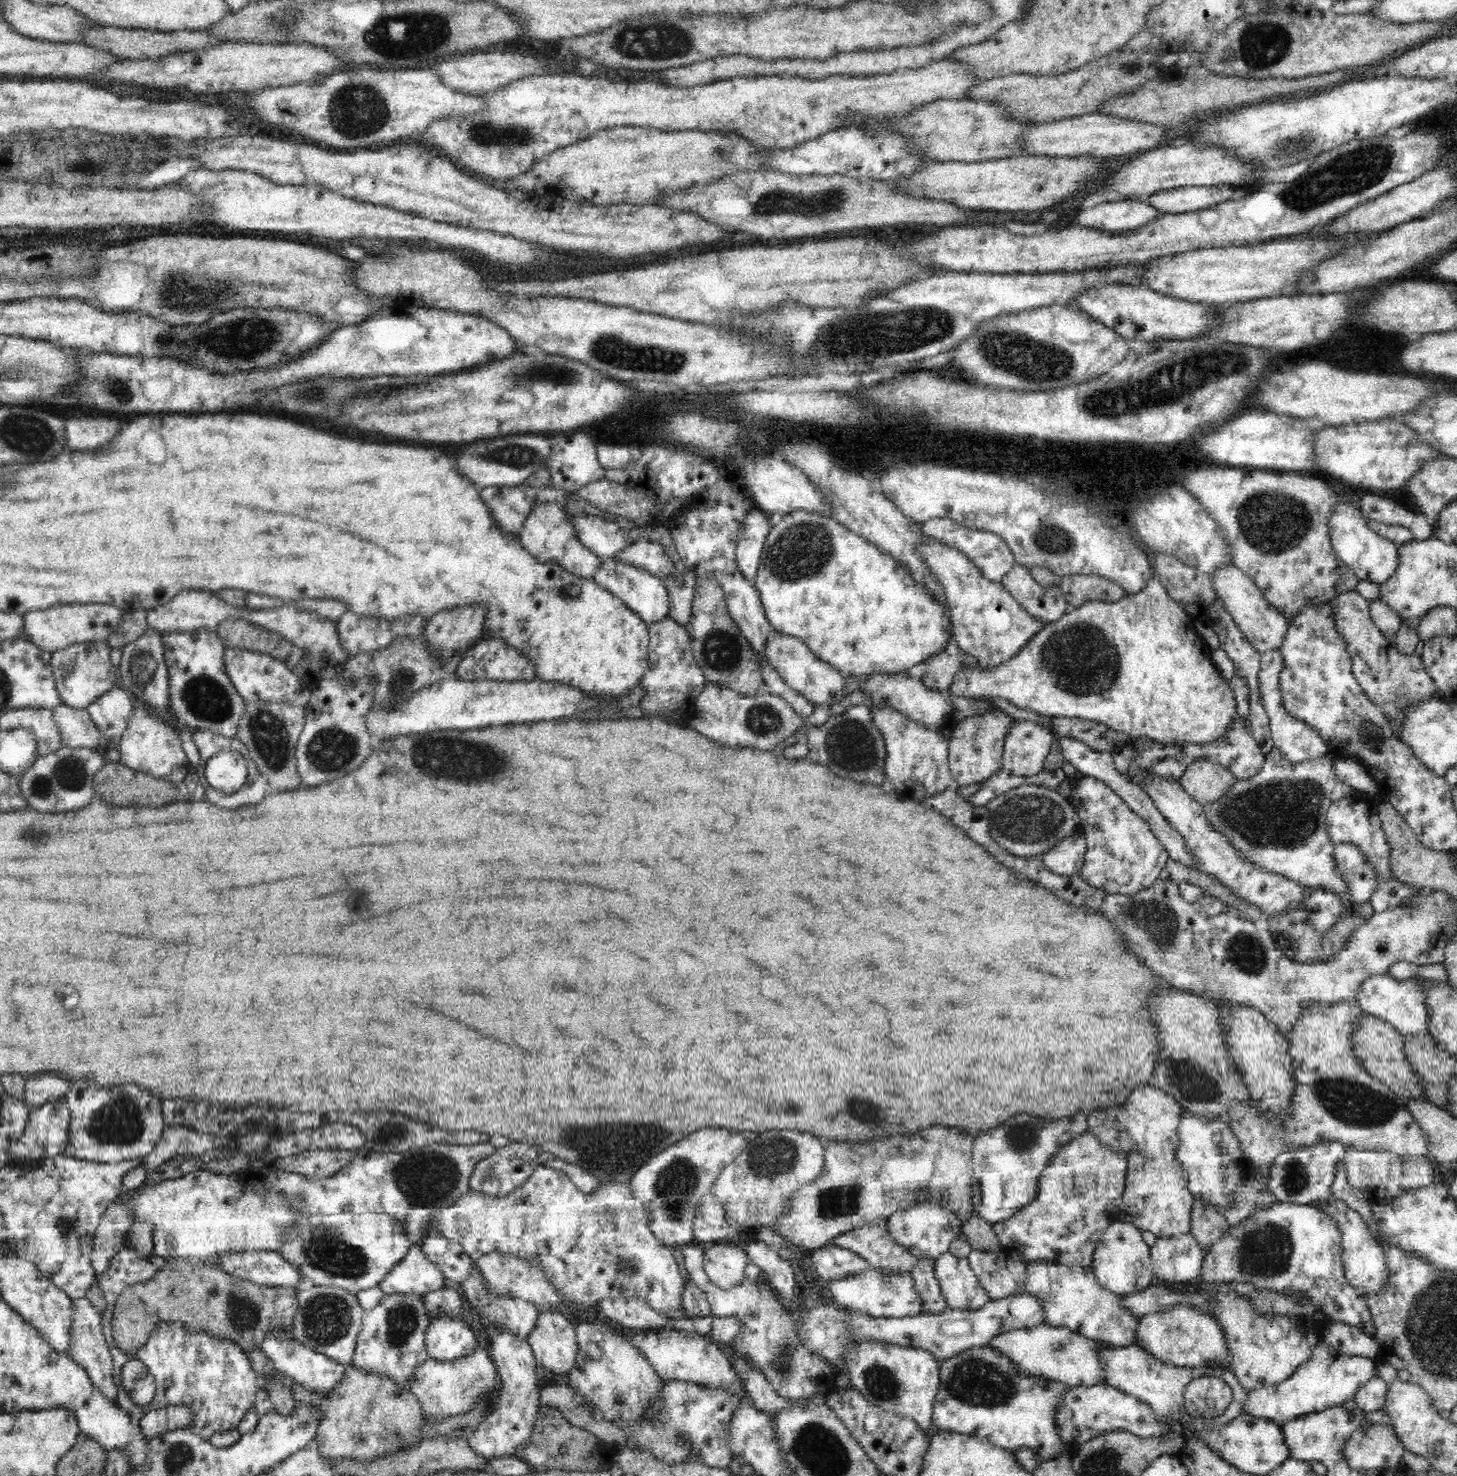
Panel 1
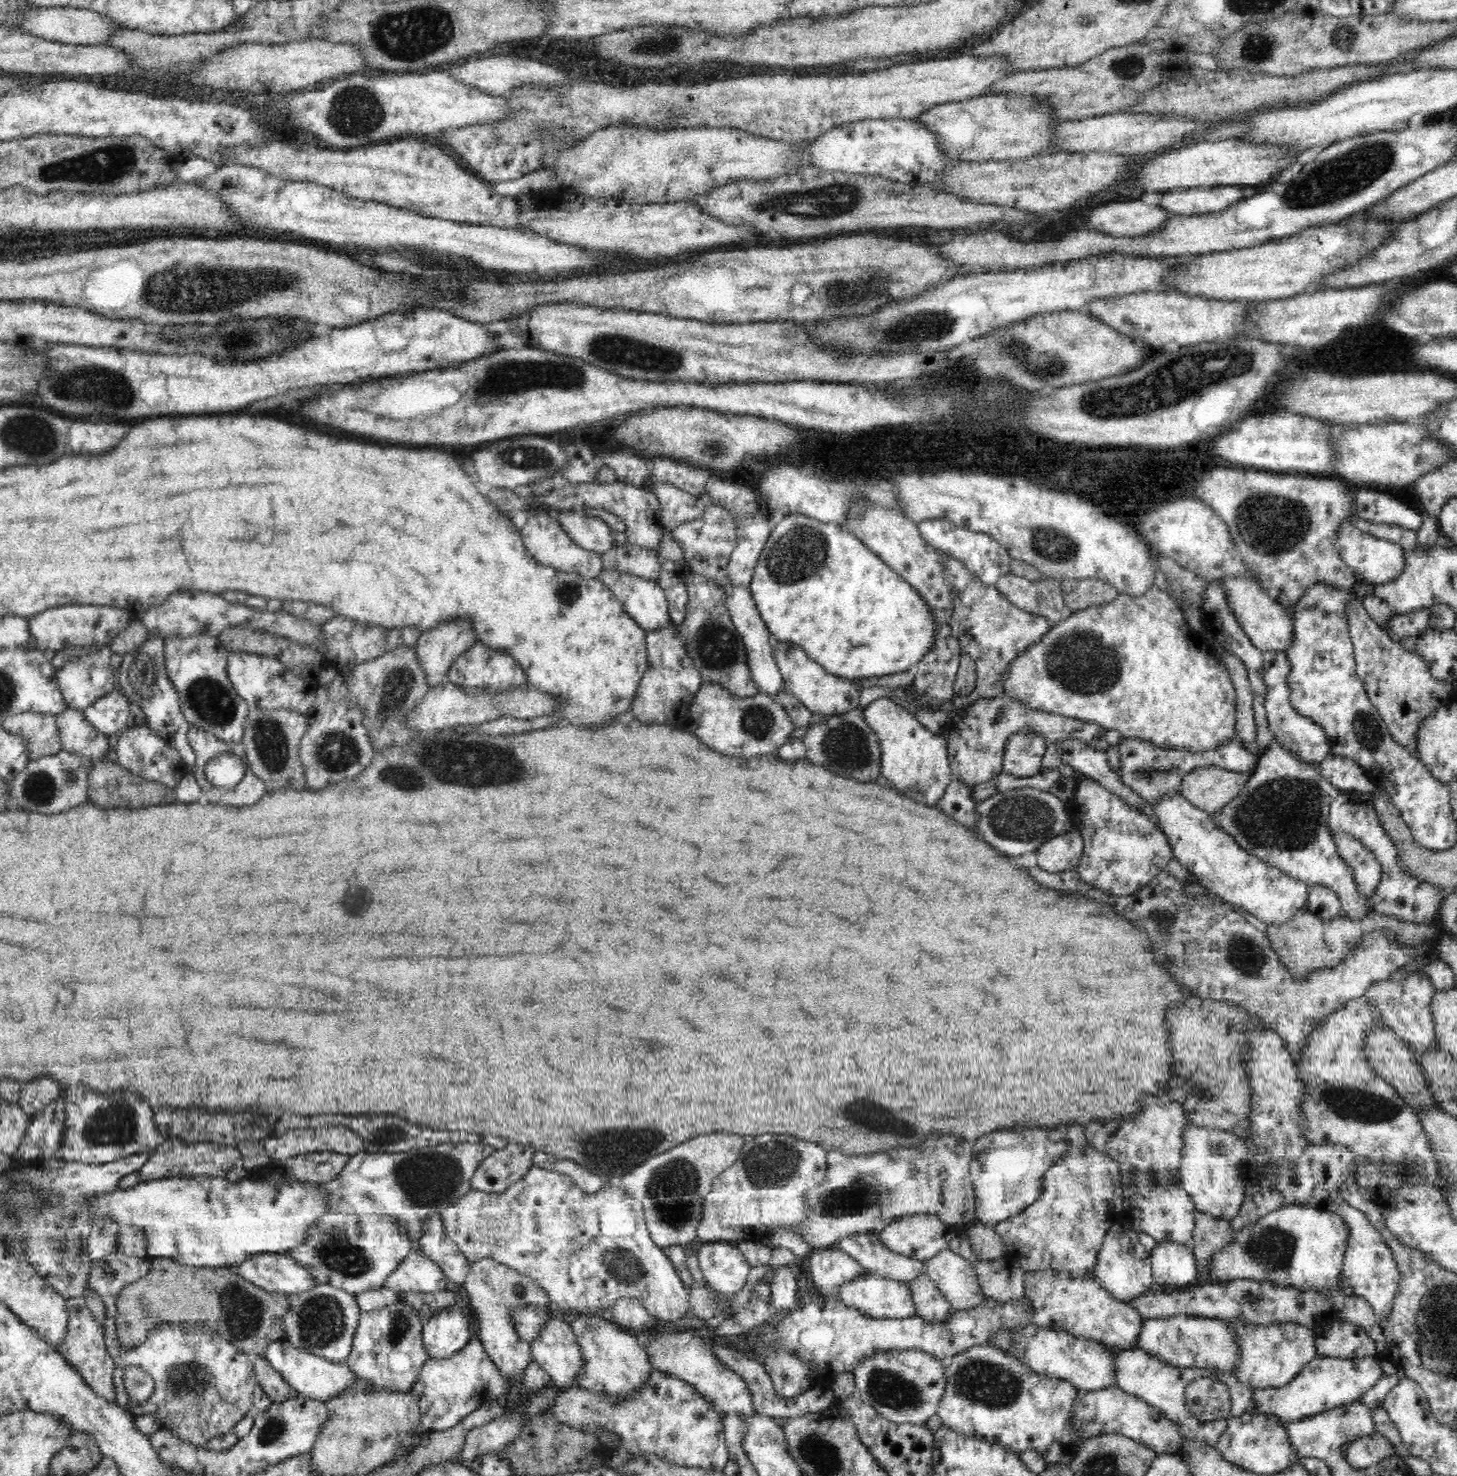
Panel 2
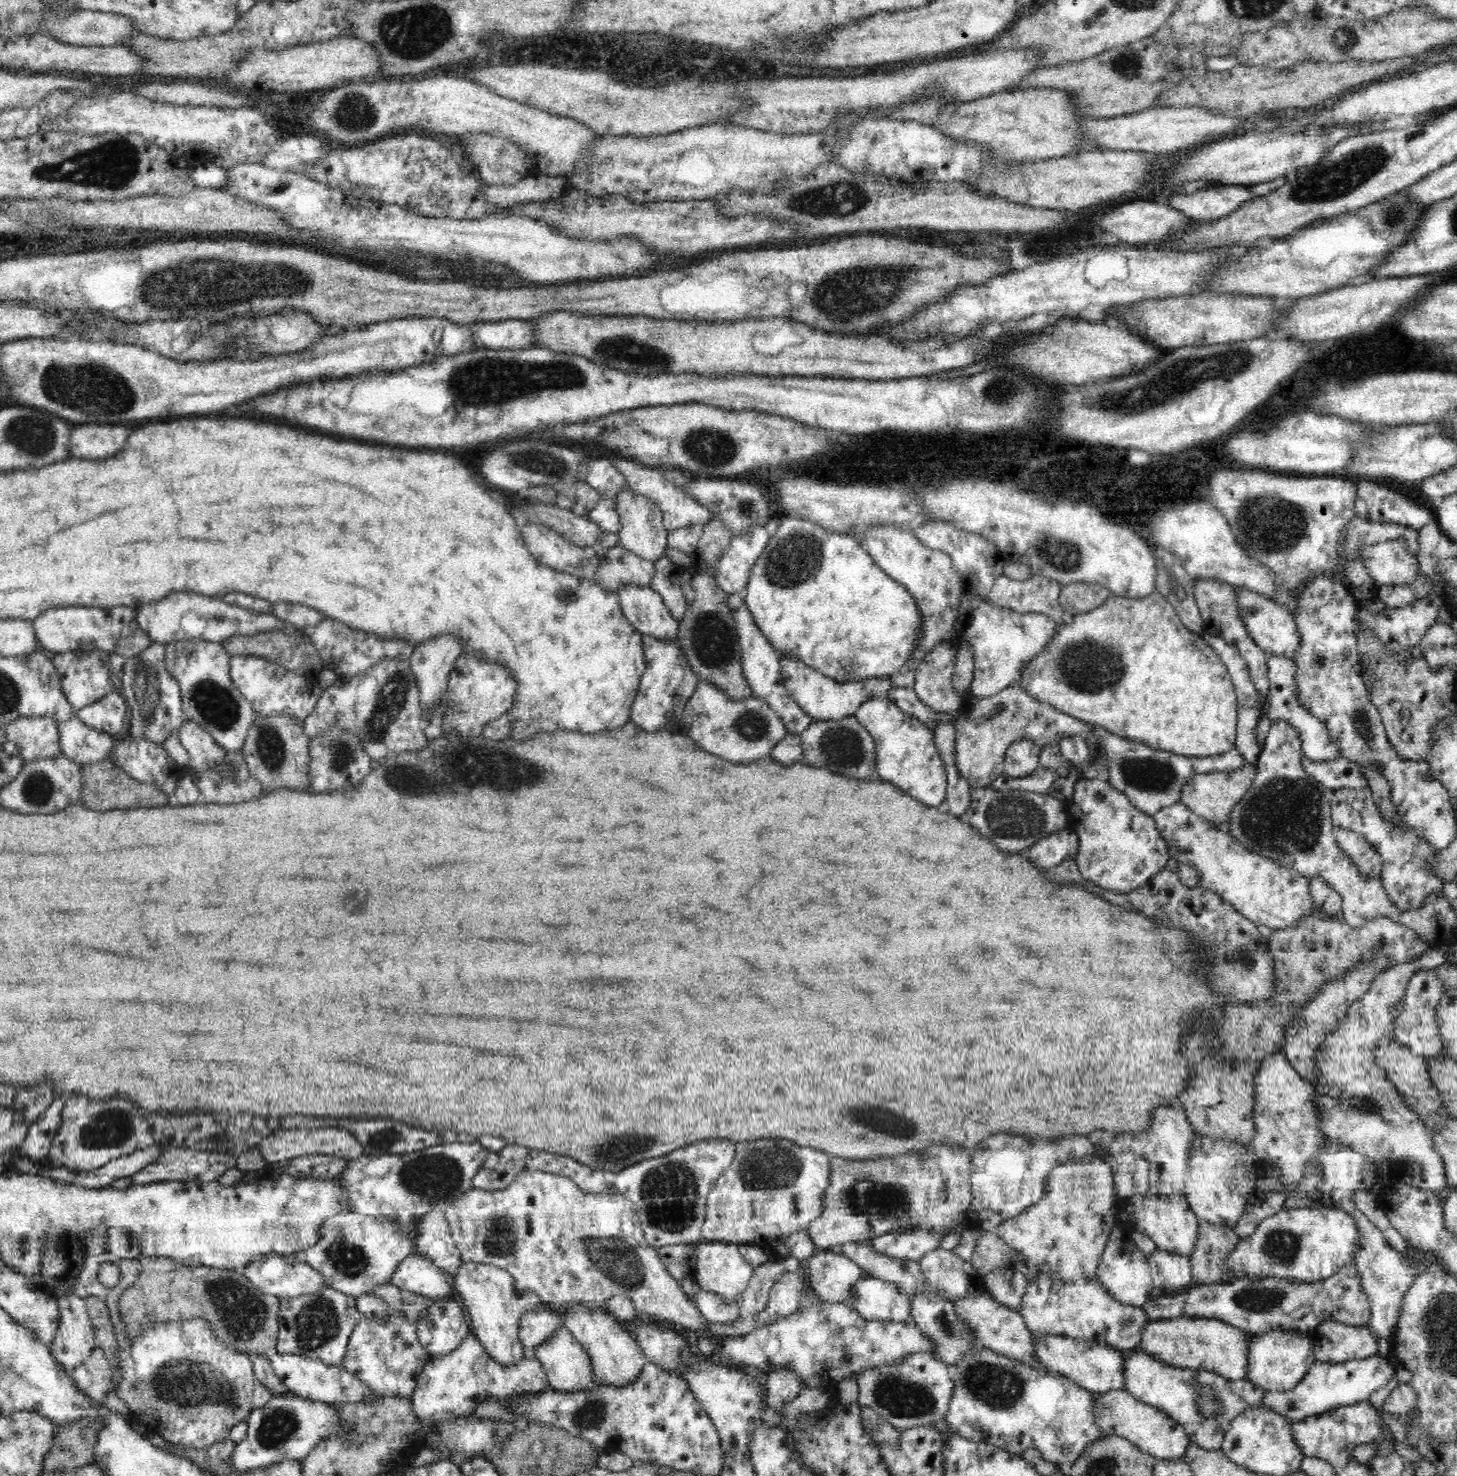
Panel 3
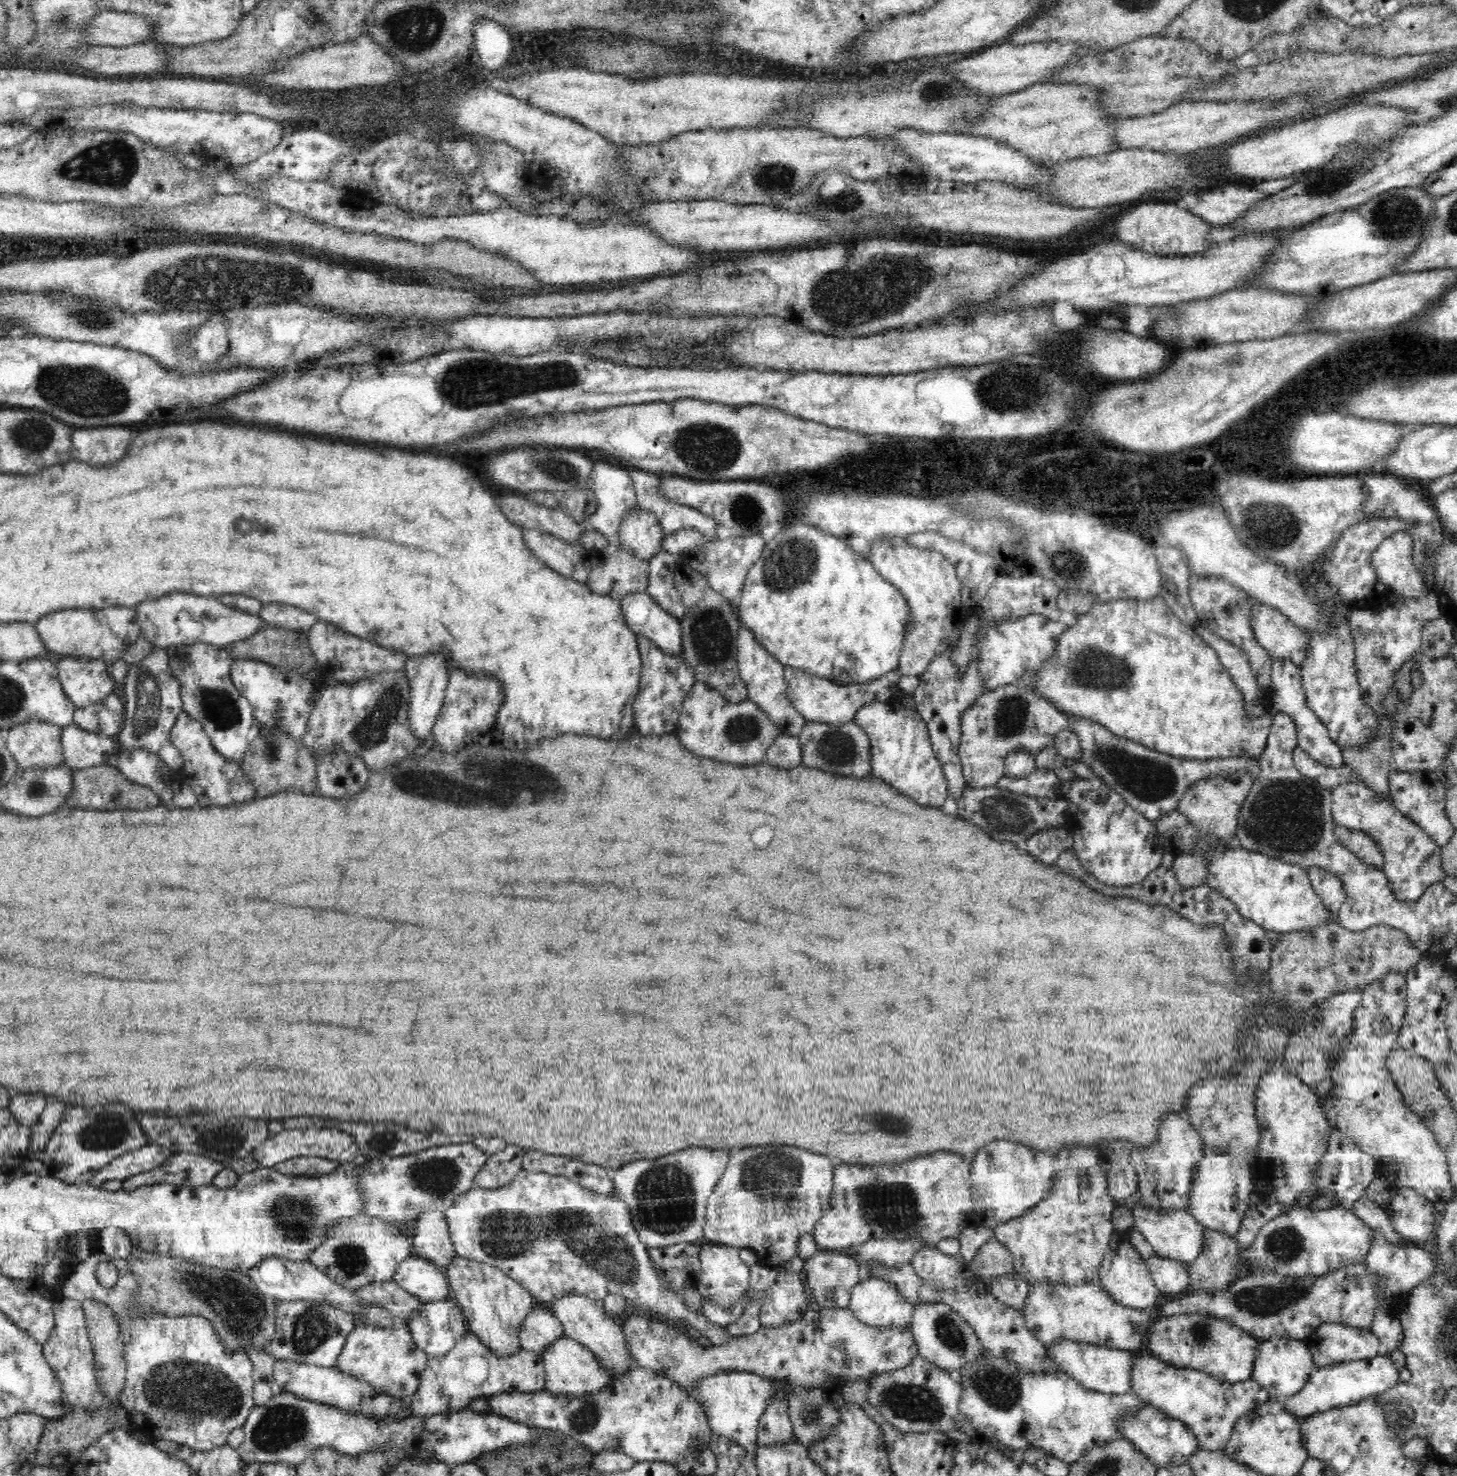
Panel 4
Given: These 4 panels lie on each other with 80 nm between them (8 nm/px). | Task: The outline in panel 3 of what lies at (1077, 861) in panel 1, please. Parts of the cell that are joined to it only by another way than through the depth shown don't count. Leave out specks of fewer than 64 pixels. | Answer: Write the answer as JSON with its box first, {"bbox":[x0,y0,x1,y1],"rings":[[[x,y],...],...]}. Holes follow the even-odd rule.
{"bbox":[1029,827,1078,868],"rings":[[[1070,827],[1056,830],[1055,833],[1036,841],[1029,852],[1032,862],[1042,868],[1058,866],[1066,858],[1076,858],[1078,835]]]}

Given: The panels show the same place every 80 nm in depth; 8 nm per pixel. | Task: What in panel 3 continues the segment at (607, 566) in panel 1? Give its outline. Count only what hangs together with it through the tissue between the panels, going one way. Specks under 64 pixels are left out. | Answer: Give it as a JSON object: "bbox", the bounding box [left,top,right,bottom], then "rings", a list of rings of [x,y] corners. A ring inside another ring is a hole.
{"bbox":[617,584,679,640],"rings":[[[625,584],[618,589],[617,596],[624,616],[636,631],[661,640],[677,638],[679,621],[671,615],[662,595],[650,586]]]}

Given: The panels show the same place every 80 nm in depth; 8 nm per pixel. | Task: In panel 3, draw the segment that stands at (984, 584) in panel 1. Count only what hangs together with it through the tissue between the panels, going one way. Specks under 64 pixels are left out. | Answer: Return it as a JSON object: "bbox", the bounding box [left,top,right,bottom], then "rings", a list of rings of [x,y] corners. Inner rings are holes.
{"bbox":[954,591,1059,697],"rings":[[[964,591],[954,632],[958,638],[967,640],[974,655],[972,694],[975,697],[990,697],[1016,684],[1021,678],[1022,668],[1048,646],[1059,628],[1059,624],[1048,615],[1020,614],[1019,611],[996,607],[986,597],[968,595]]]}

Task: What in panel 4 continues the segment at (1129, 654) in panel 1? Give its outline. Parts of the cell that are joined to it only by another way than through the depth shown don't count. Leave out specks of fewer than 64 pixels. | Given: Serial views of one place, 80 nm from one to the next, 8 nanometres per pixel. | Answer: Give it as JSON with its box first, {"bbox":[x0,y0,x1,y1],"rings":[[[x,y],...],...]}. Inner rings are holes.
{"bbox":[1036,596,1273,761],"rings":[[[1163,596],[1140,600],[1132,599],[1110,599],[1103,603],[1094,603],[1088,612],[1078,616],[1075,625],[1065,630],[1056,642],[1055,651],[1052,656],[1043,664],[1043,667],[1036,674],[1036,691],[1045,698],[1052,700],[1058,709],[1066,714],[1076,715],[1080,718],[1097,722],[1105,726],[1116,736],[1121,736],[1134,742],[1141,742],[1151,750],[1158,750],[1161,753],[1174,755],[1181,758],[1192,758],[1200,761],[1216,758],[1245,758],[1245,760],[1259,761],[1266,750],[1267,740],[1271,731],[1273,718],[1270,715],[1253,718],[1246,713],[1244,697],[1233,682],[1233,678],[1226,672],[1217,652],[1210,647],[1204,638],[1198,635],[1192,626],[1182,622],[1175,614],[1170,603]]]}

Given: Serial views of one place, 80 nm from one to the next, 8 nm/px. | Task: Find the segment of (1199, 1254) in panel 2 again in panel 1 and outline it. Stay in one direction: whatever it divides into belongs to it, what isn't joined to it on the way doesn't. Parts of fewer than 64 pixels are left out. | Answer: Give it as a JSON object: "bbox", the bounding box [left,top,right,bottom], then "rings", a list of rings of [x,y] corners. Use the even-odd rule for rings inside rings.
{"bbox":[1190,1198,1229,1250],"rings":[[[1194,1198],[1190,1213],[1191,1234],[1200,1242],[1200,1245],[1210,1250],[1212,1243],[1224,1238],[1229,1225],[1226,1217],[1204,1198]]]}

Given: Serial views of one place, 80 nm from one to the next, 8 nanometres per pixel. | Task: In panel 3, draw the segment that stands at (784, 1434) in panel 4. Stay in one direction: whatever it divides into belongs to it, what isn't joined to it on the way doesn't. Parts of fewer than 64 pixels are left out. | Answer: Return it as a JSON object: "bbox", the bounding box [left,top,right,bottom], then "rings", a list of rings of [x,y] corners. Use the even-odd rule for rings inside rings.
{"bbox":[760,1367,803,1432],"rings":[[[790,1367],[773,1368],[767,1374],[767,1398],[760,1423],[768,1427],[780,1427],[789,1432],[791,1426],[785,1410],[796,1400],[803,1379]]]}

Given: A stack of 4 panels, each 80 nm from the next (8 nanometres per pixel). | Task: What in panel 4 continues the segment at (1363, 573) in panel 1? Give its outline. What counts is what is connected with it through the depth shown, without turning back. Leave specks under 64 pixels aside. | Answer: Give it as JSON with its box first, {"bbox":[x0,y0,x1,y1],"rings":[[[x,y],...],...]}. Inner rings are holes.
{"bbox":[1371,530,1430,599],"rings":[[[1396,530],[1371,554],[1371,563],[1380,585],[1390,586],[1392,592],[1406,599],[1421,599],[1430,588],[1414,567],[1412,551],[1408,531]]]}

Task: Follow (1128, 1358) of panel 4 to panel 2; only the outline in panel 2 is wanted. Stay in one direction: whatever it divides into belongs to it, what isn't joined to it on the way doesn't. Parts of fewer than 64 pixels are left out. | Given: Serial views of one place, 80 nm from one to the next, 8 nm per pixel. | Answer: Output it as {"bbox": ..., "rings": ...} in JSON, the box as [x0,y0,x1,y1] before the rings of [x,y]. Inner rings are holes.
{"bbox":[1012,1324,1115,1392],"rings":[[[1032,1324],[1025,1326],[1016,1338],[1012,1354],[1033,1372],[1070,1382],[1081,1392],[1095,1391],[1115,1385],[1115,1366],[1108,1348],[1102,1343],[1077,1337],[1064,1330],[1042,1329]]]}

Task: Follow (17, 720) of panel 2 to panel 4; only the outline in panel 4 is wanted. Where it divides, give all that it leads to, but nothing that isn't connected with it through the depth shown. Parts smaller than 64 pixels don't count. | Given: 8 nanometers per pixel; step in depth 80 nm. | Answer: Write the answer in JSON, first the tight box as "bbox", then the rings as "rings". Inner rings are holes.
{"bbox":[5,722,62,770],"rings":[[[48,722],[19,724],[5,732],[6,747],[21,770],[62,765],[61,732],[59,726]]]}

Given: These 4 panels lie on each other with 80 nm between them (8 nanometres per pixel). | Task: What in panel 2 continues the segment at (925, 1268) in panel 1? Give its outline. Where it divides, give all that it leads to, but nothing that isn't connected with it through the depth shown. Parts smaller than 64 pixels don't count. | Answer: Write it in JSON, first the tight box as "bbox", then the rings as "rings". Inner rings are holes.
{"bbox":[910,1272,952,1325],"rings":[[[926,1272],[918,1275],[910,1287],[915,1302],[914,1316],[924,1319],[930,1325],[945,1323],[951,1317],[952,1305],[944,1299]]]}

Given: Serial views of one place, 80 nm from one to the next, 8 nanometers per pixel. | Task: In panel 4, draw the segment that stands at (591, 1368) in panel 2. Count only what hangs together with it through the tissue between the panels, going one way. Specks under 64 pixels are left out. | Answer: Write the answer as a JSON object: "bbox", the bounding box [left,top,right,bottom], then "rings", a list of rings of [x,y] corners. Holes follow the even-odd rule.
{"bbox":[551,1295,635,1374],"rings":[[[565,1295],[564,1298],[555,1299],[551,1302],[552,1314],[556,1315],[558,1321],[562,1323],[566,1336],[581,1342],[599,1358],[604,1369],[617,1374],[626,1374],[635,1367],[632,1354],[628,1353],[628,1346],[624,1345],[624,1333],[620,1327],[619,1319],[613,1319],[606,1314],[602,1301],[592,1300],[580,1295]]]}

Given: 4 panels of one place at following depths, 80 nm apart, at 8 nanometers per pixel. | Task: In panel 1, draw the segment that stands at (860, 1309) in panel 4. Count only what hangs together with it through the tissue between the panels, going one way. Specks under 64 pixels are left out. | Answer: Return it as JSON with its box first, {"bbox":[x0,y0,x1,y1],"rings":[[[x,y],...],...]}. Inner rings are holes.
{"bbox":[825,1266,925,1318],"rings":[[[871,1266],[868,1270],[828,1283],[825,1295],[828,1299],[834,1299],[836,1304],[844,1310],[856,1311],[874,1318],[920,1316],[925,1313],[924,1302],[919,1290],[916,1289],[915,1278],[909,1272],[900,1273]]]}

